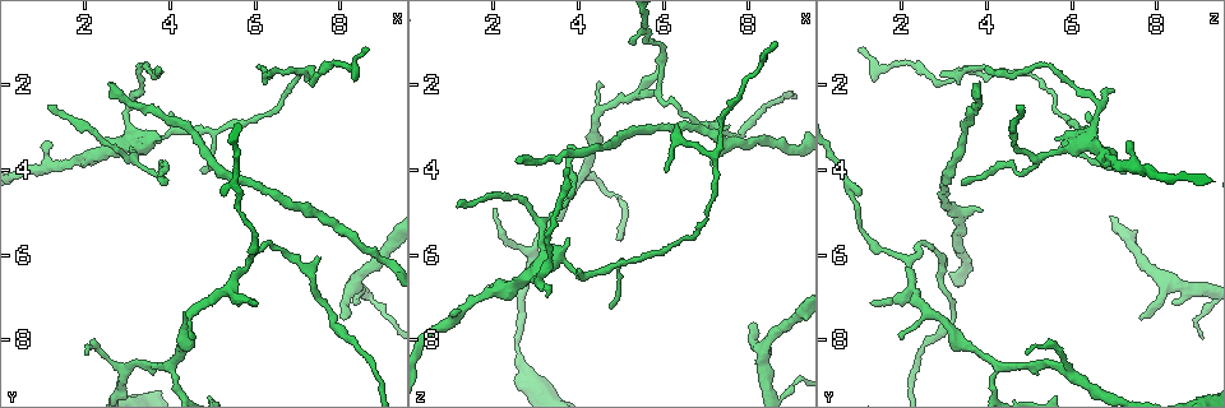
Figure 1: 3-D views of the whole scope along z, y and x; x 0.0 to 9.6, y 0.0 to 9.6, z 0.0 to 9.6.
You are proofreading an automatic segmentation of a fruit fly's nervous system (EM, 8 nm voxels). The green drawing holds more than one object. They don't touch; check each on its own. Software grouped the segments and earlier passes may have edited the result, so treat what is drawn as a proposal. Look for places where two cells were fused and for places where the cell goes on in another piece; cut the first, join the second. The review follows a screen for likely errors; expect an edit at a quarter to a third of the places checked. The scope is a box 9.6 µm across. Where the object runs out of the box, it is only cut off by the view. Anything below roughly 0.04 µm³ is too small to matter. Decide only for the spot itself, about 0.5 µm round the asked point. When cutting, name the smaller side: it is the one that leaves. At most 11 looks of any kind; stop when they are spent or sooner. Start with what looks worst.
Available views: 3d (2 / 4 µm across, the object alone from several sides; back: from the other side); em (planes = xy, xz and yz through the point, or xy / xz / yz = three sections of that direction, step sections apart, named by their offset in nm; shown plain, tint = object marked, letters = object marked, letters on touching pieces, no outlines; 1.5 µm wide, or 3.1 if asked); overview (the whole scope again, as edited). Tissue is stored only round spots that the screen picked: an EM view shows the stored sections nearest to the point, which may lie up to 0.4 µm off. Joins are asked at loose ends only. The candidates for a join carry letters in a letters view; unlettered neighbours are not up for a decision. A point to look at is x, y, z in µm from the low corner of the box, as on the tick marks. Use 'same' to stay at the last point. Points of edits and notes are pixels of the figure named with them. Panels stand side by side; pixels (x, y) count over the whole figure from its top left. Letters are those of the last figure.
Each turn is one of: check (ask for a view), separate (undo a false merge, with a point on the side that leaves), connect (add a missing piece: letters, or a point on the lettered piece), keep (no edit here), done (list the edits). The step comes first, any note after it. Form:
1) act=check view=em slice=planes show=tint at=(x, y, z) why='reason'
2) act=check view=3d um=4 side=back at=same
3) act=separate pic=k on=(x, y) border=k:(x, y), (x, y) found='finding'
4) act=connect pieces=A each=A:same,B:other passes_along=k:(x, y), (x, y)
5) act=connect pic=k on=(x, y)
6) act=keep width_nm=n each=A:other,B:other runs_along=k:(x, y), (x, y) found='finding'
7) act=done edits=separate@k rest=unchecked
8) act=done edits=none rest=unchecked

act=check view=em slice=xy step=4 show=tint at=(2.50, 1.90, 3.80) why='thin end'

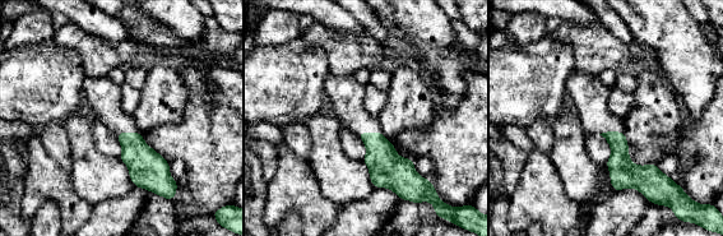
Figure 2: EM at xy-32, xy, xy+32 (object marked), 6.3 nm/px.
act=check view=em slice=planes show=letters at=same why='cut it another way'

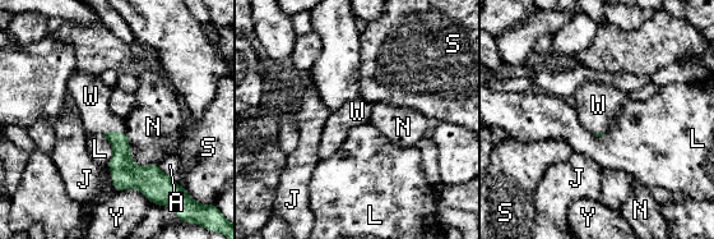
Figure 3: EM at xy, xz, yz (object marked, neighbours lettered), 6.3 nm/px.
act=connect pic=3 on=(92, 97) each=A:other,J:other,L:other,N:other,S:other,W:same,Y:other found='it goes on there'

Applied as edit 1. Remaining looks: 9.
act=check view=overview

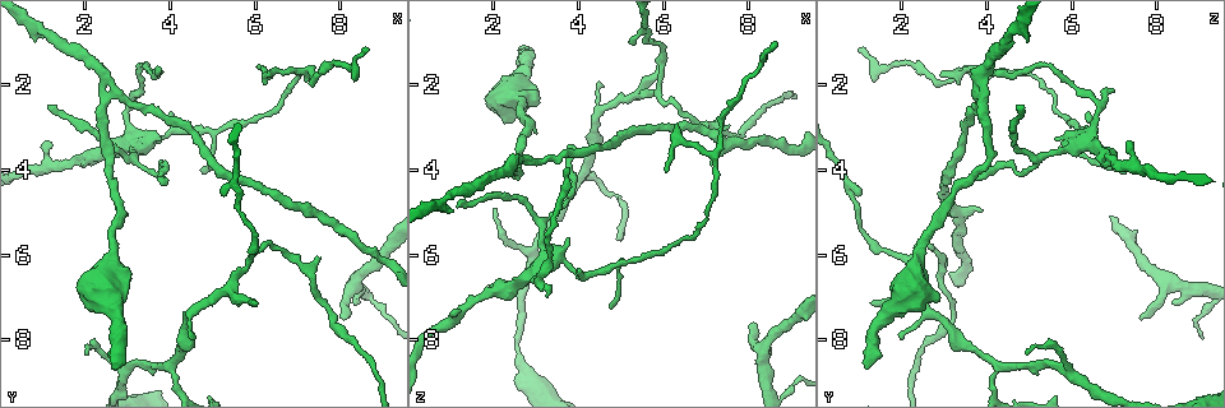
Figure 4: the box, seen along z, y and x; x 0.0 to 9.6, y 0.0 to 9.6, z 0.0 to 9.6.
act=check view=em slice=planes show=plain at=(8.15, 7.45, 7.65) why='an open end'

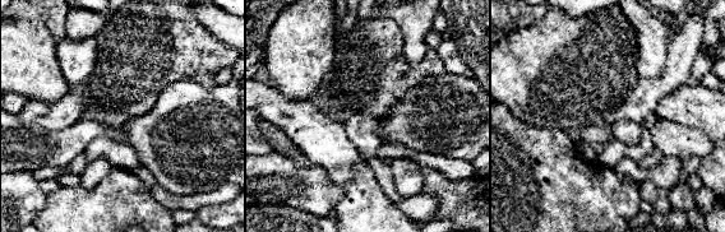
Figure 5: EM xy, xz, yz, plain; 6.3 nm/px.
act=check view=em slice=planes show=letters at=same

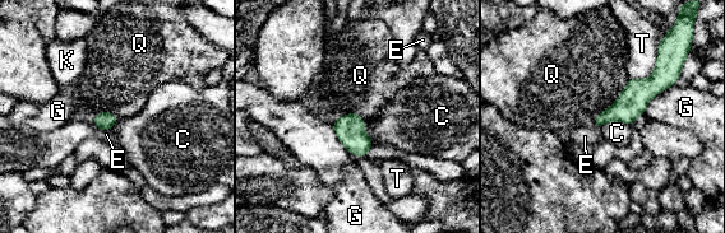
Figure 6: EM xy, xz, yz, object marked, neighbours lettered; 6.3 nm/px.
act=connect pic=6 on=(585, 136) each=C:other,E:same,G:other,K:other,Q:other,T:other passes_along=6:(629, 105), (596, 126), (585, 136) found='the cell continues'

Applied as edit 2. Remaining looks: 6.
act=check view=overview why='redraw'

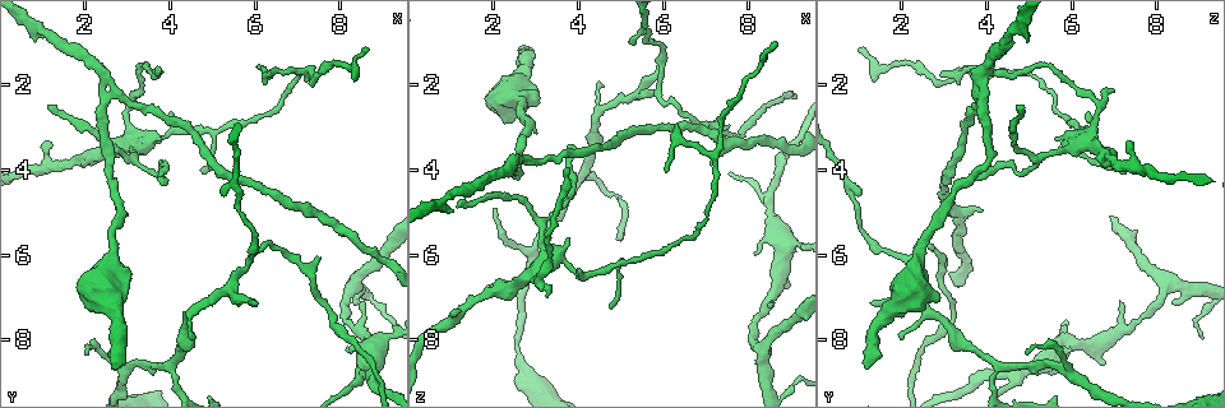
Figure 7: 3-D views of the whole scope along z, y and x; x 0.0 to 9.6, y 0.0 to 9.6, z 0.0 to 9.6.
act=check view=em slice=planes show=letters at=(4.60, 8.00, 2.00) why='branch stops here'

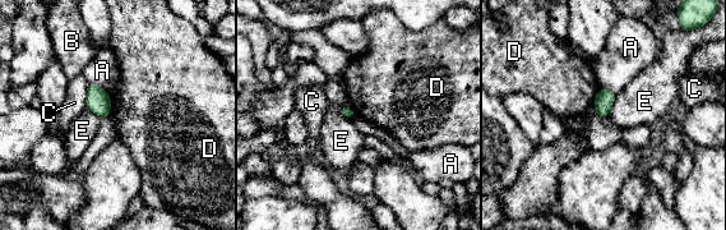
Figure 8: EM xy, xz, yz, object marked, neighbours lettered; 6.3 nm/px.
act=keep longest_contact=E:160nm each=A:other,B:other,C:other,D:other,E:other found='no lettered piece goes on from it'

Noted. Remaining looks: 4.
act=done edits=connect@3,connect@6 rest=unchecked

